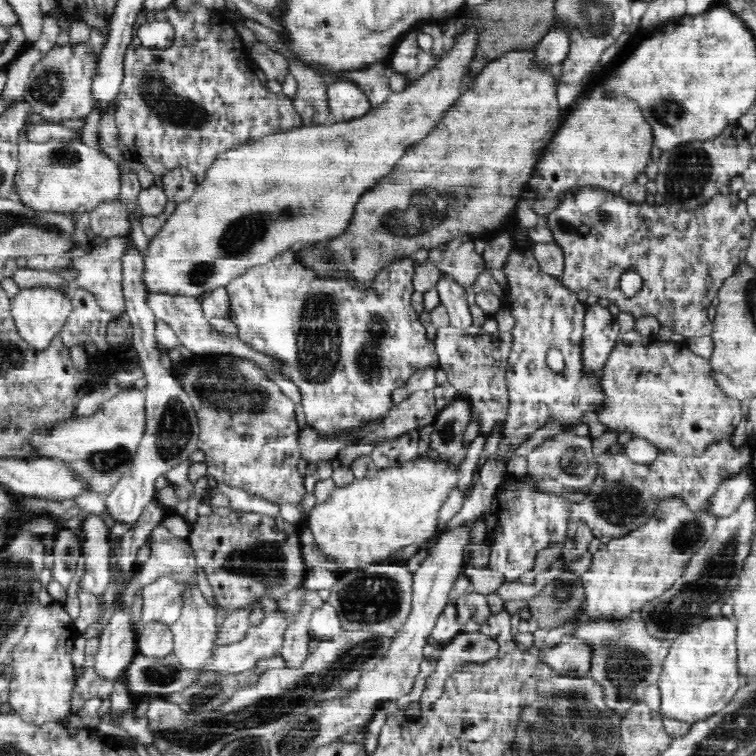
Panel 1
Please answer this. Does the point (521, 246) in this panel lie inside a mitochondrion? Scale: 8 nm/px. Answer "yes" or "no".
no

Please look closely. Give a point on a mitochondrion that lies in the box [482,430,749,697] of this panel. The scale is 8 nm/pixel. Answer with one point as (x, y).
(694, 598)

